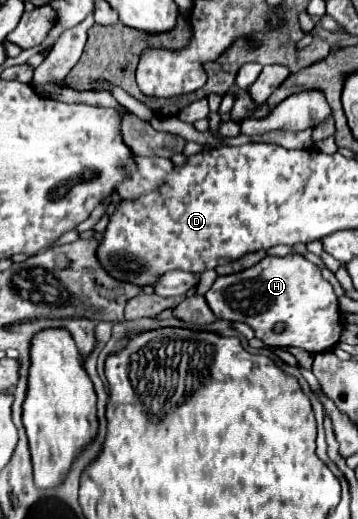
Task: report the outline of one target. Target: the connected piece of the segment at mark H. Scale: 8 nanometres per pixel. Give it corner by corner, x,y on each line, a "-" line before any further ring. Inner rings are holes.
299,254
285,258
267,256
239,274
219,276
205,294
205,300
217,318
249,324
255,336
273,348
299,346
317,354
331,350
339,342
341,314
333,286
321,276
315,264
-
275,322
285,322
287,328
275,334

